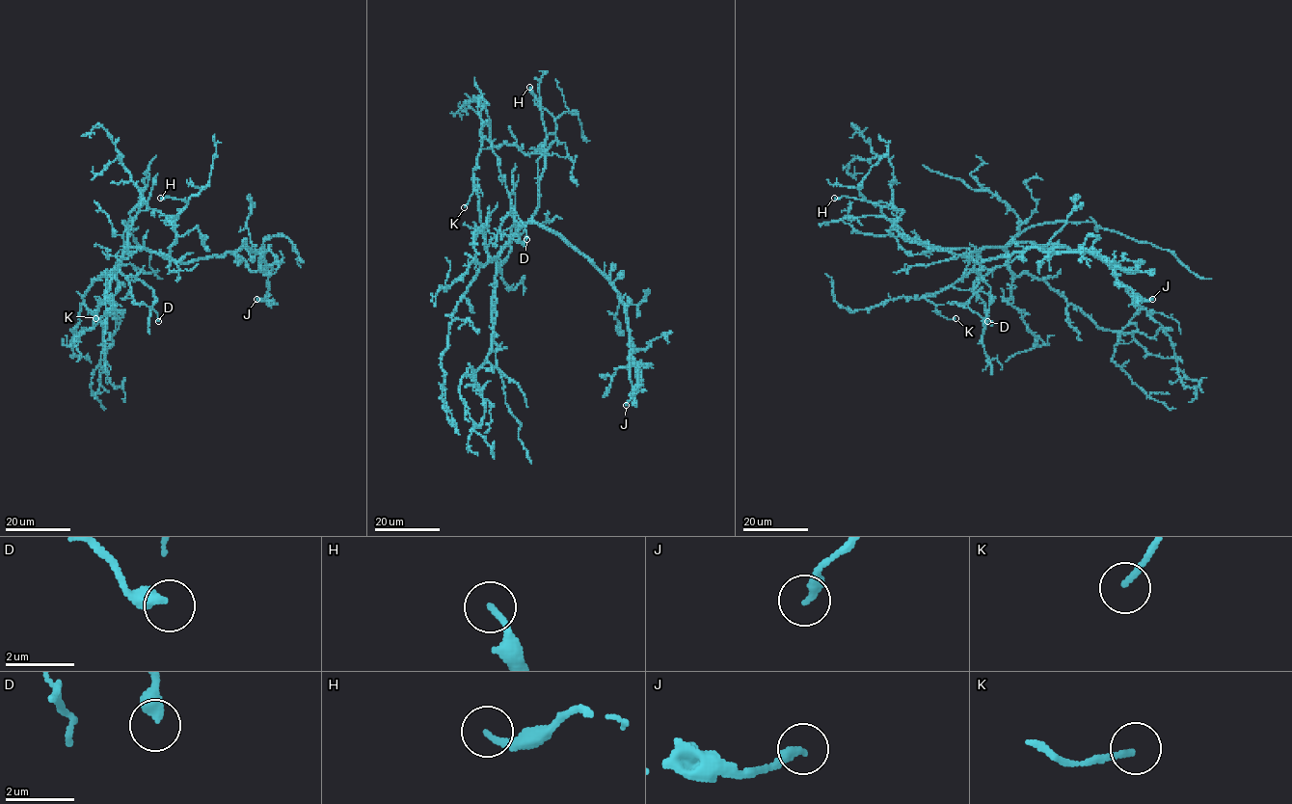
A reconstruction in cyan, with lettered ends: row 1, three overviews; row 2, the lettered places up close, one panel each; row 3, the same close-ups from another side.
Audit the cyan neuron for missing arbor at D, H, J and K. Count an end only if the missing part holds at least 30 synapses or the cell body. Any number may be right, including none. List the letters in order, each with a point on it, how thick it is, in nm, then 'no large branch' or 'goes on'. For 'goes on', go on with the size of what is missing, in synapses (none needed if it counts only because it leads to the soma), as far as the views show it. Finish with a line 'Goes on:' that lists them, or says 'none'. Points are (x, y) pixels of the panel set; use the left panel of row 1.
D: (158, 321) | 400 nm | no large branch
H: (160, 198) | 160 nm | no large branch
J: (256, 299) | 280 nm | no large branch
K: (95, 318) | 160 nm | no large branch
Goes on: none

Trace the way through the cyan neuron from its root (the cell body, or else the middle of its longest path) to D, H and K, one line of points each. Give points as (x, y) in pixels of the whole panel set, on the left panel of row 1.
D: (128, 243), (122, 262), (118, 267), (128, 278), (133, 302), (151, 308), (158, 321)
H: (128, 243), (163, 254), (170, 253), (174, 242), (175, 218), (186, 202), (168, 196), (160, 198)
K: (128, 243), (122, 262), (113, 272), (110, 288), (105, 293), (110, 308), (98, 319), (95, 318)

